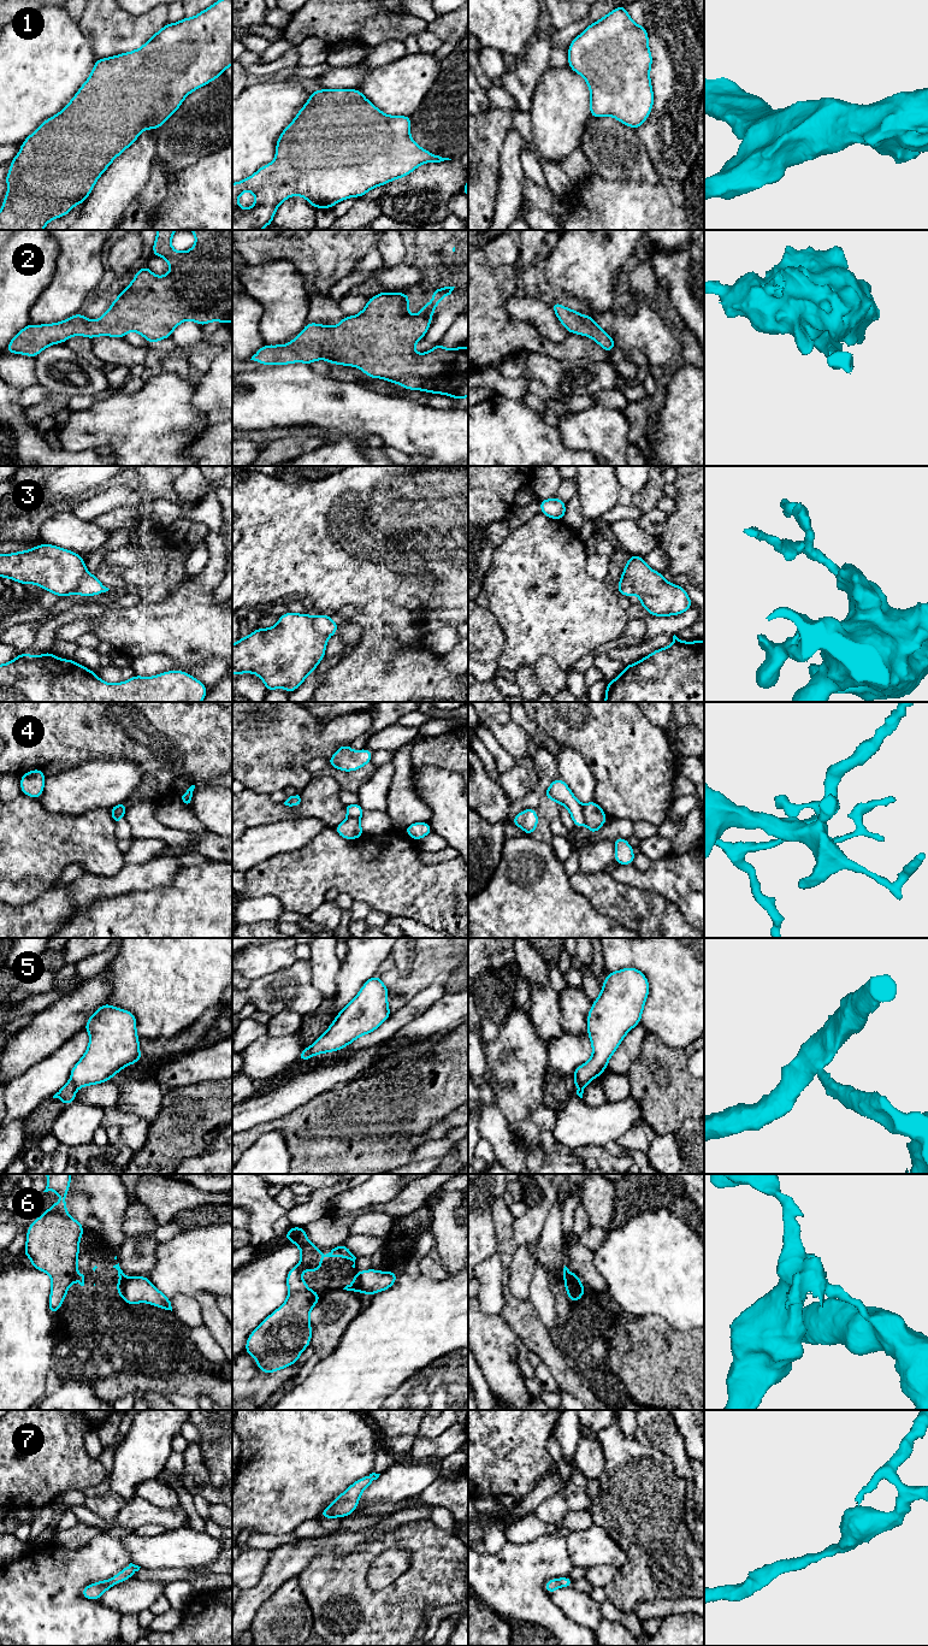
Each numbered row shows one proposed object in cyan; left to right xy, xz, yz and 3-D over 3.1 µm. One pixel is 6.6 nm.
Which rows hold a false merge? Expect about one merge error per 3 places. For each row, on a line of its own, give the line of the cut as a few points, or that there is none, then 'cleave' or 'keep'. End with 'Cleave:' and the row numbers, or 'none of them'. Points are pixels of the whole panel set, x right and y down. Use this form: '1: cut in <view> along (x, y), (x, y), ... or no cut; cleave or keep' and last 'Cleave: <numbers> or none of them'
1: no cut; keep
2: no cut; keep
3: cut in xz along (313, 618), (313, 626), (327, 636); cleave
4: cut in yz along (581, 806), (586, 824); cleave
5: cut in xz along (307, 1048), (311, 1056); cleave
6: cut in yz along (565, 1281), (573, 1281), (584, 1292); cleave
7: no cut; keep
Cleave: 3, 4, 5, 6

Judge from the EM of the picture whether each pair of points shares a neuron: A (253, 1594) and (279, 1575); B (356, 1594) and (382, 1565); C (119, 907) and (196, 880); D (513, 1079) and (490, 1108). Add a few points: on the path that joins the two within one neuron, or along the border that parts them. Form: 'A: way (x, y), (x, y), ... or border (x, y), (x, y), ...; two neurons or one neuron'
A: way (259, 1593), (273, 1579); one neuron
B: border (377, 1556), (367, 1576), (367, 1583), (374, 1591); two neurons
C: way (139, 907), (170, 907), (177, 900); one neuron
D: border (491, 1087), (496, 1104), (508, 1122); two neurons

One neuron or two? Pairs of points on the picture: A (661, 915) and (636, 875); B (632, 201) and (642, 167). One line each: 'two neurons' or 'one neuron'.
A: two neurons
B: two neurons

